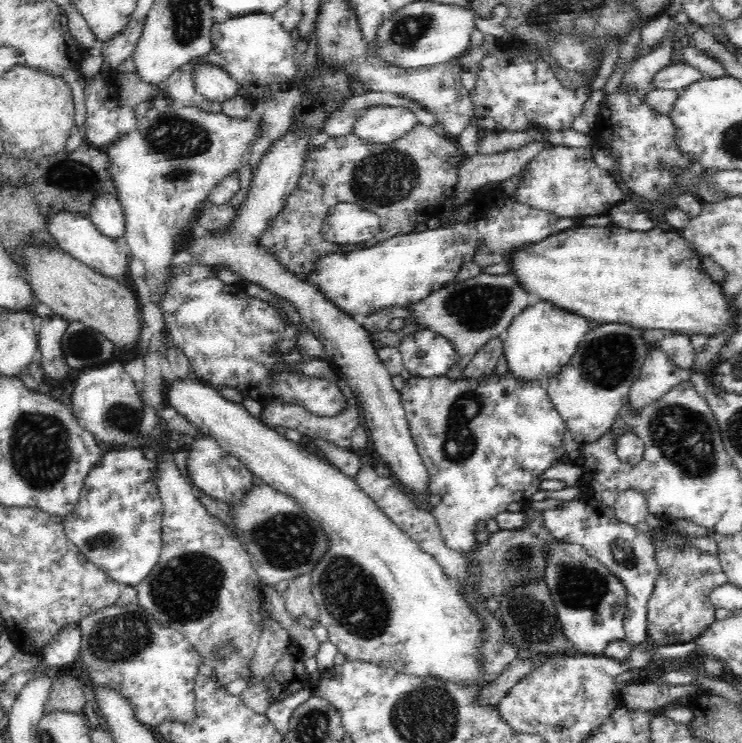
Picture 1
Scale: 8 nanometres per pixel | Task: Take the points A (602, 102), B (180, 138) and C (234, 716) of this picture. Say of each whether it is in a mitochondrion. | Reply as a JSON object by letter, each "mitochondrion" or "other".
{"A":"other","B":"mitochondrion","C":"other"}

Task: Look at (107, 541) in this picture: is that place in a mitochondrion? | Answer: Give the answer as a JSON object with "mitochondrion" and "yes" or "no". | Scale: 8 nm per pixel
{"mitochondrion":"yes"}

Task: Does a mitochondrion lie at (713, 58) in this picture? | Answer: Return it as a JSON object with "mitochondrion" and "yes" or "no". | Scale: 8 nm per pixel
{"mitochondrion":"no"}

